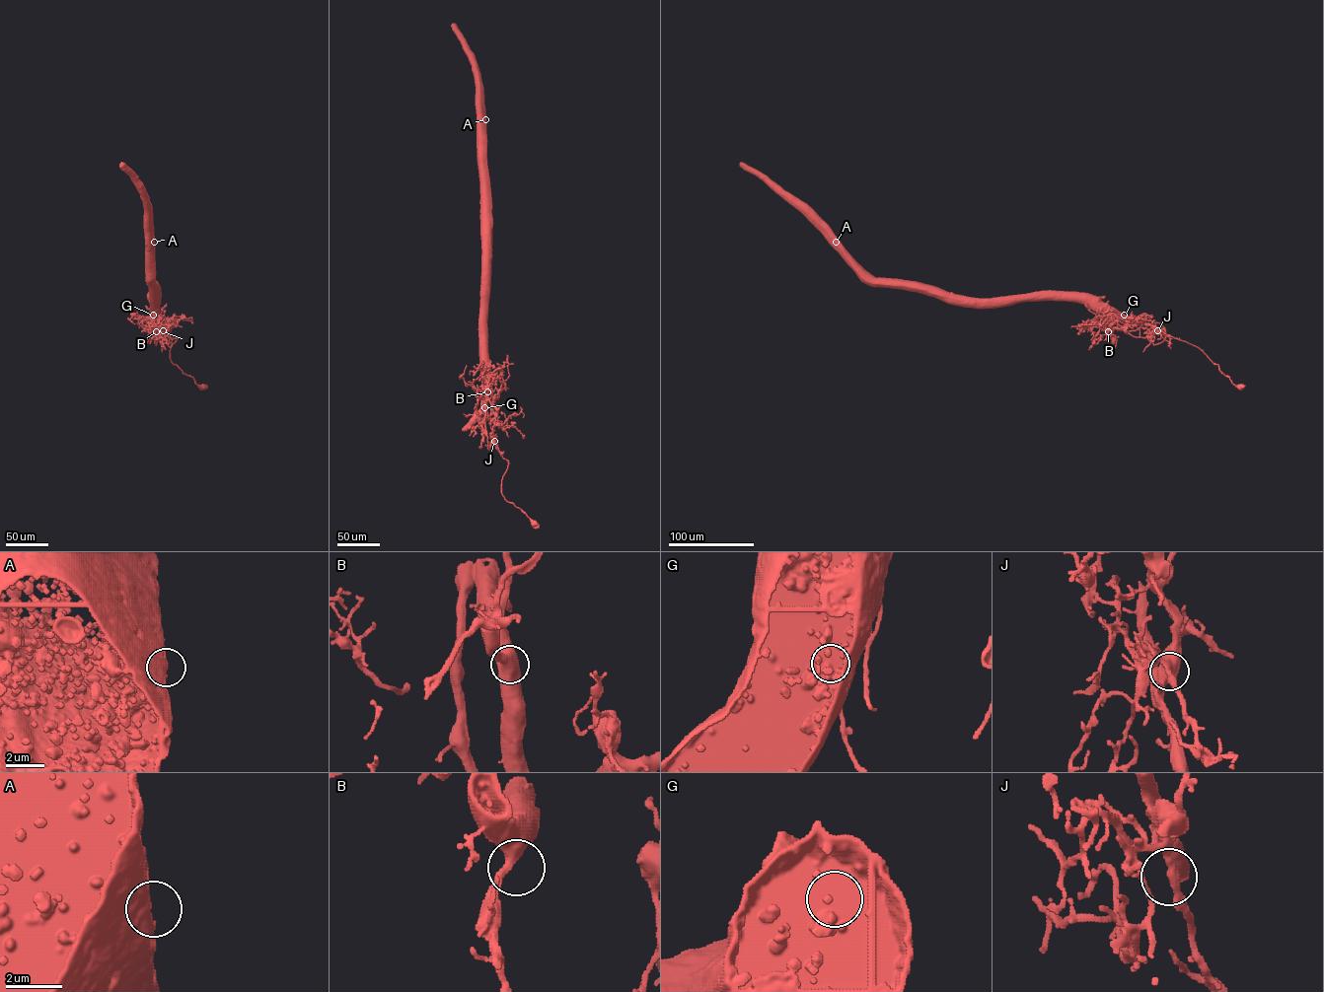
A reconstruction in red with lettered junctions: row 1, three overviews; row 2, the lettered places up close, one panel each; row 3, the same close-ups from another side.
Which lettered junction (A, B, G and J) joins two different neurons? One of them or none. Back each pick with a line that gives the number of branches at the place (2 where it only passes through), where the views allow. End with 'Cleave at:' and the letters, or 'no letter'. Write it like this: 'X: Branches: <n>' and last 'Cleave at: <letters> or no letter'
G: Branches: 1
Cleave at: G

